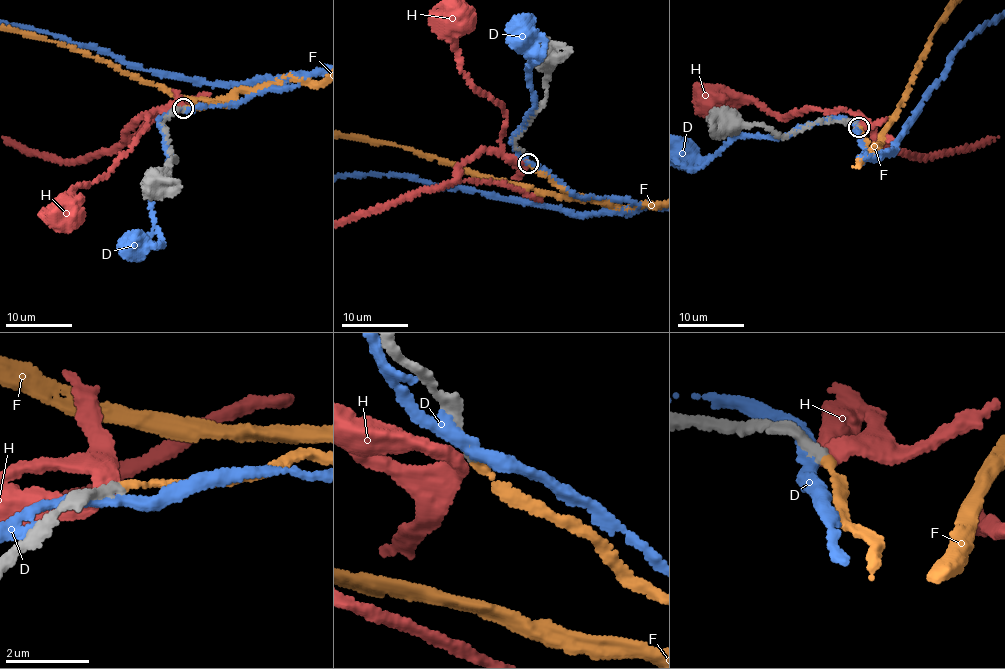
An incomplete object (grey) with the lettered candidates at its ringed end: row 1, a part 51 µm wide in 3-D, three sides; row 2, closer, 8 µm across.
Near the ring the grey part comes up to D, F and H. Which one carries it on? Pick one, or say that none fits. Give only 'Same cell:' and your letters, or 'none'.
Same cell: F

